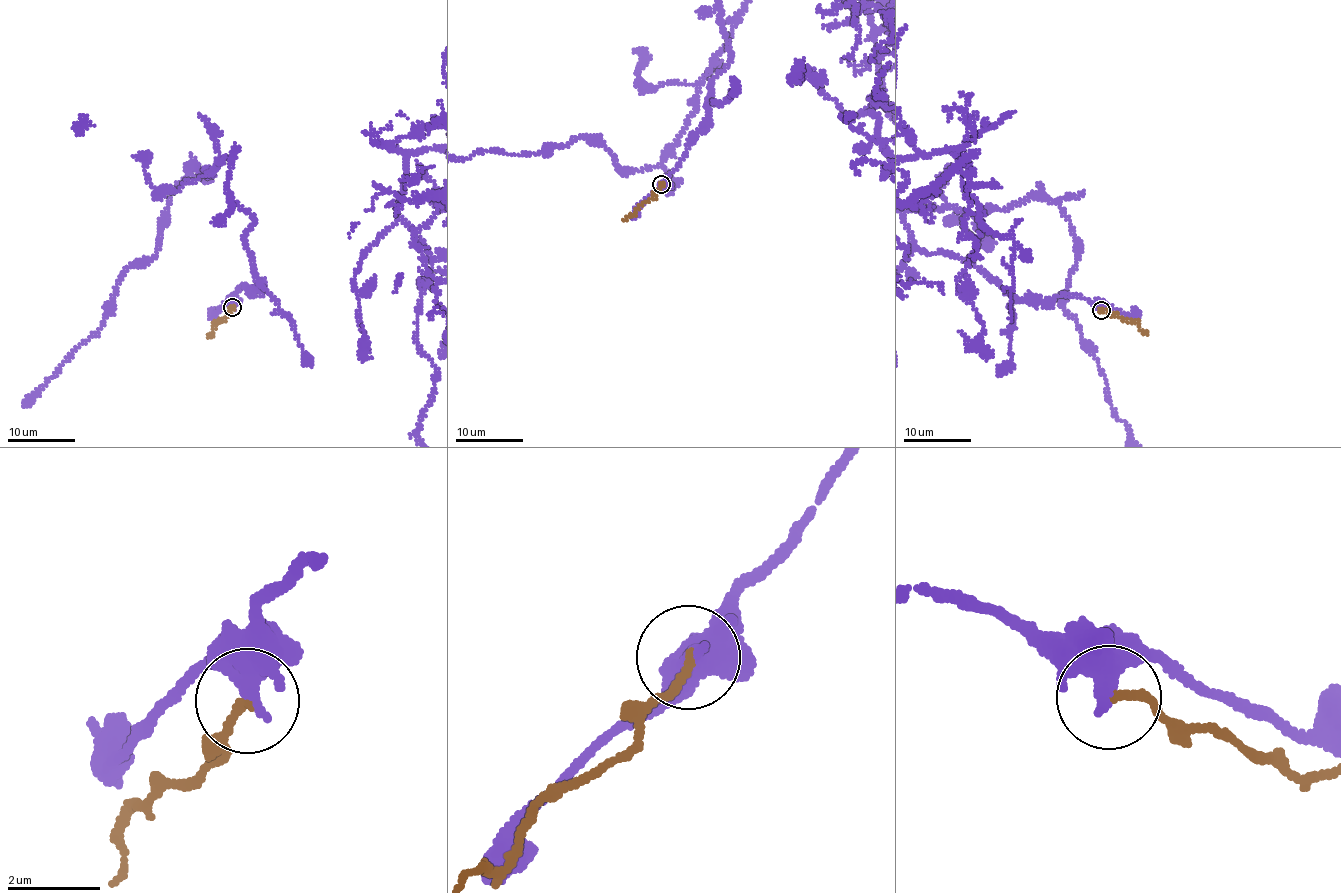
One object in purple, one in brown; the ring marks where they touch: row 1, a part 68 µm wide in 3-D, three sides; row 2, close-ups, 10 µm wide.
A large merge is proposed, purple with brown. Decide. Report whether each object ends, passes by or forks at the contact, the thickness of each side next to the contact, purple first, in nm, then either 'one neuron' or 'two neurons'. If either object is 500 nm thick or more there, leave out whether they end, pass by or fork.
calibres 550 and 200 nm; two neurons

